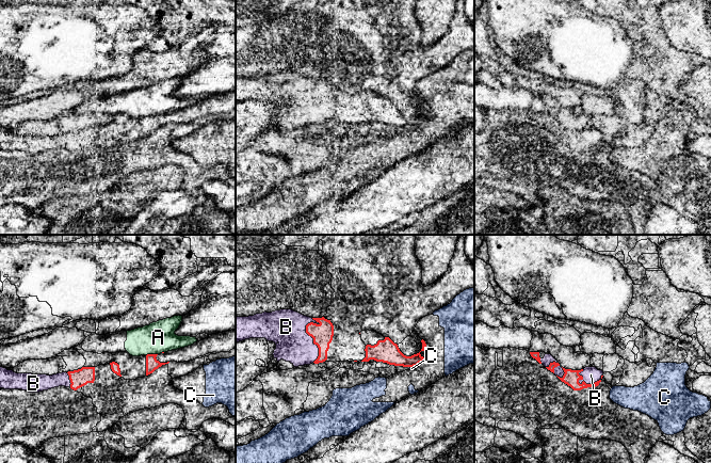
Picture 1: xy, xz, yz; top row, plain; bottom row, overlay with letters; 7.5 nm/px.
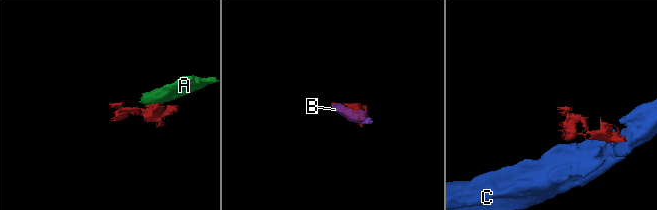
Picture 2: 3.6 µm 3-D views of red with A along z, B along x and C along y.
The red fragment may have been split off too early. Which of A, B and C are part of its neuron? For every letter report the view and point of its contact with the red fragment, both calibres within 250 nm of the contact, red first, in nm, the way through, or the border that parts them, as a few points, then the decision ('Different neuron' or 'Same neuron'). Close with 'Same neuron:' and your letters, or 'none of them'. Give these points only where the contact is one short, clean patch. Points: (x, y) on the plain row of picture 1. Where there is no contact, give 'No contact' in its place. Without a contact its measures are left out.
A: Touches red at xy (151, 115). Thickness 100 nm (red) against 240 nm. Boundary: xy (157, 114), (148, 114), (146, 116). Different neuron
B: Touches red at xz (313, 100). Thickness 160 nm (red) against 280 nm. Same neuron
C: Touches red at xz (413, 127). Thickness 170 nm (red) against 20 nm. Boundary: xz (415, 126), (411, 128). Different neuron
Same neuron: B

